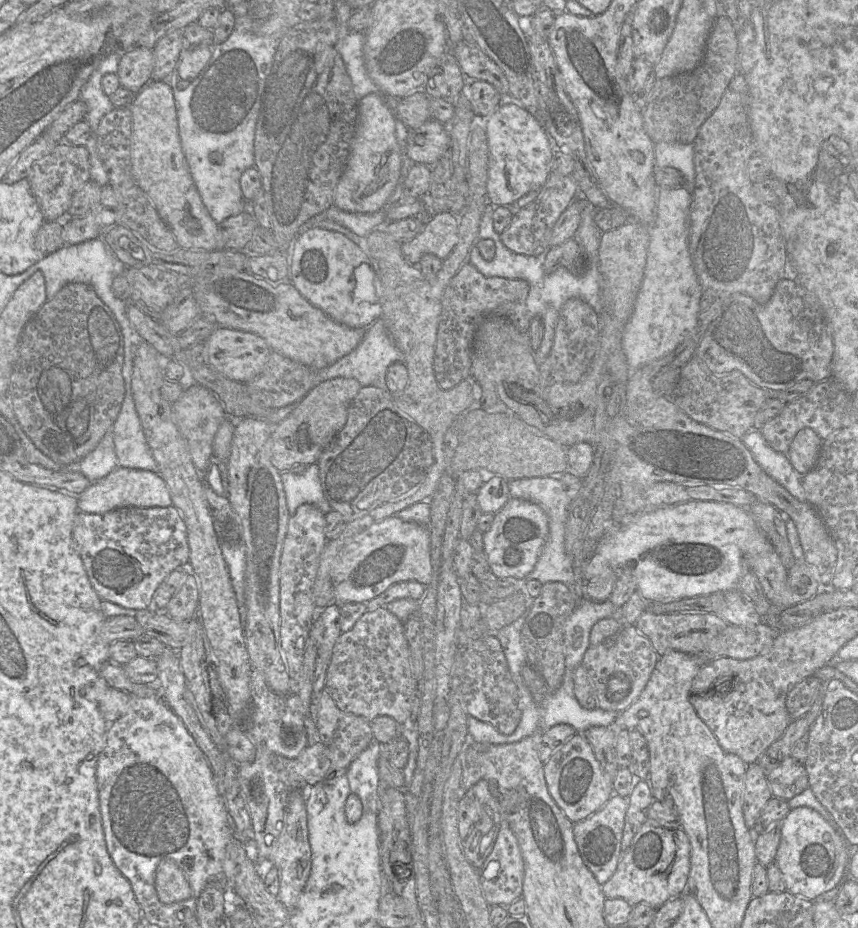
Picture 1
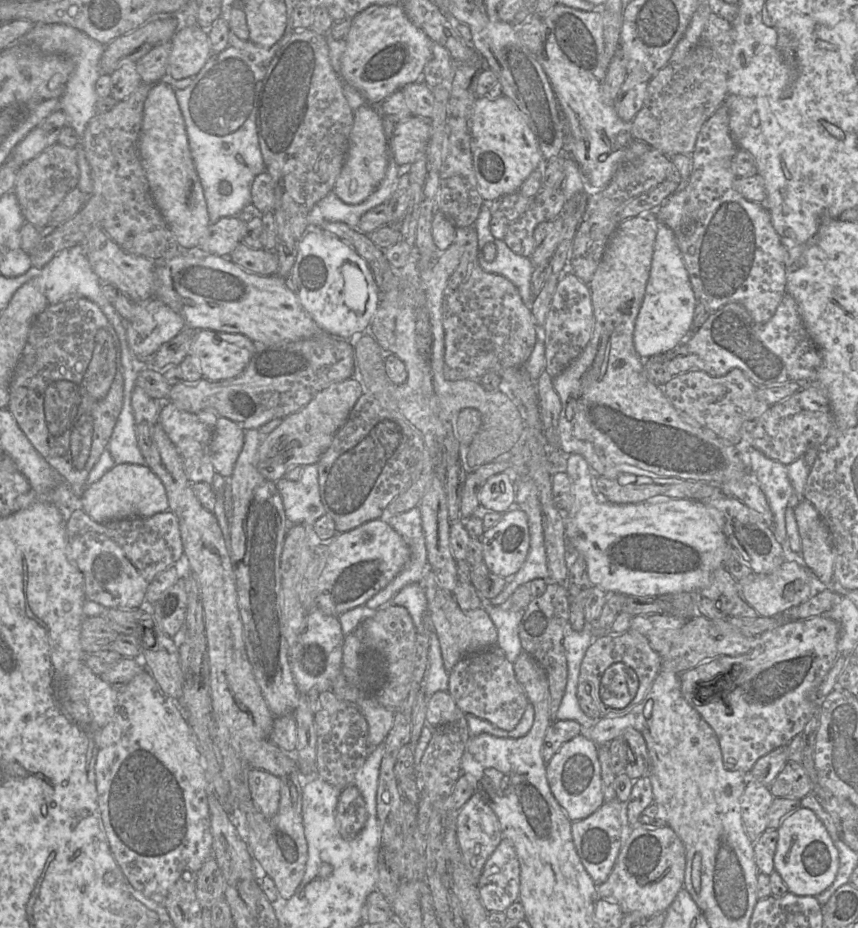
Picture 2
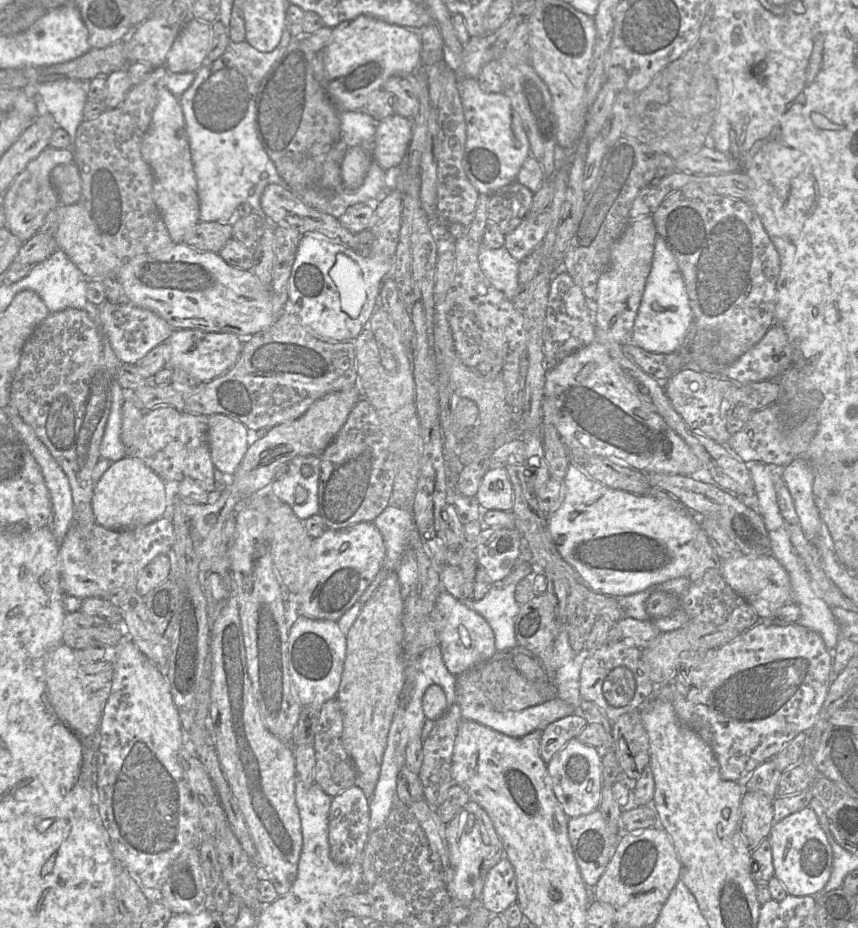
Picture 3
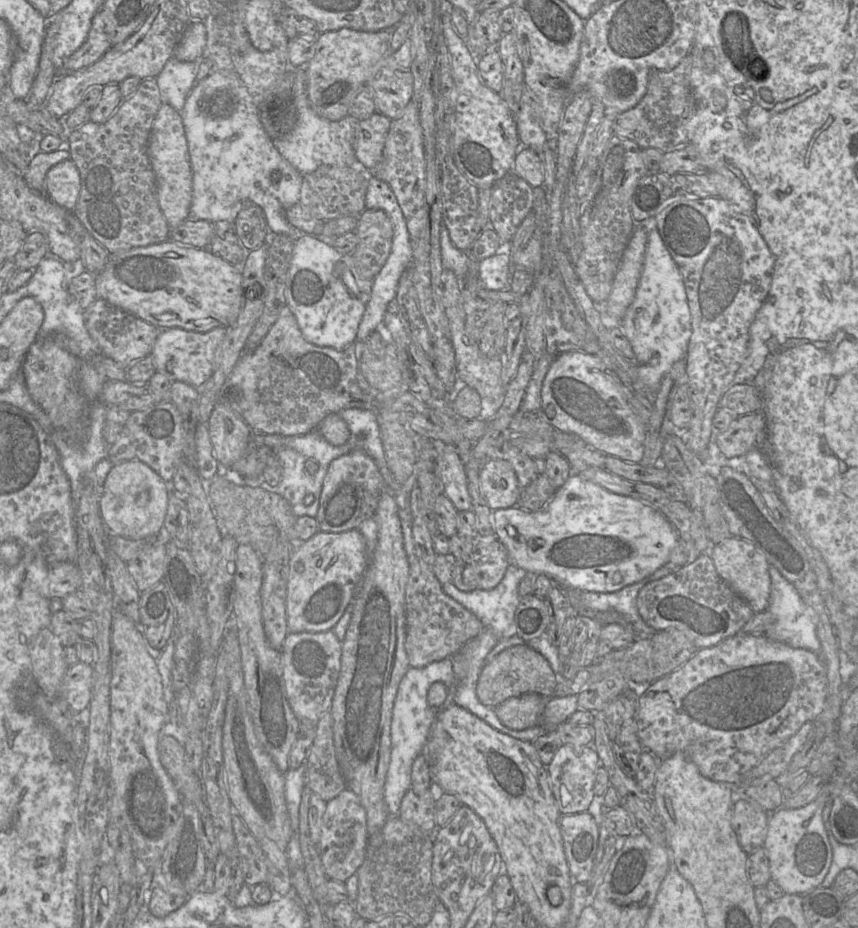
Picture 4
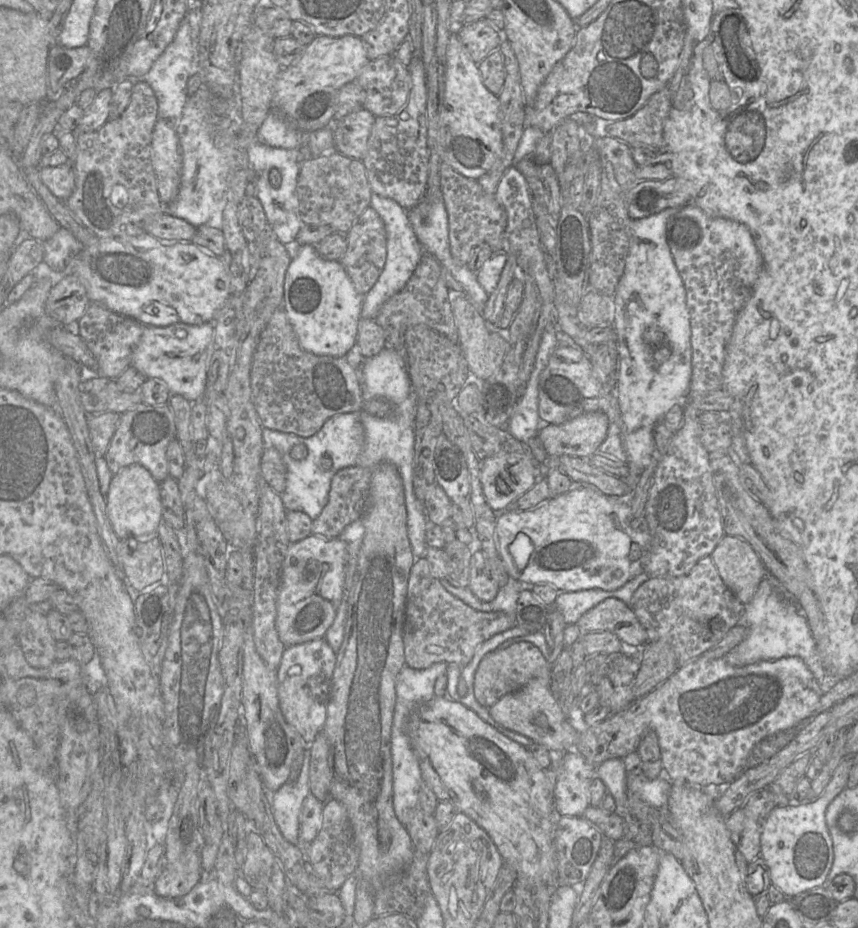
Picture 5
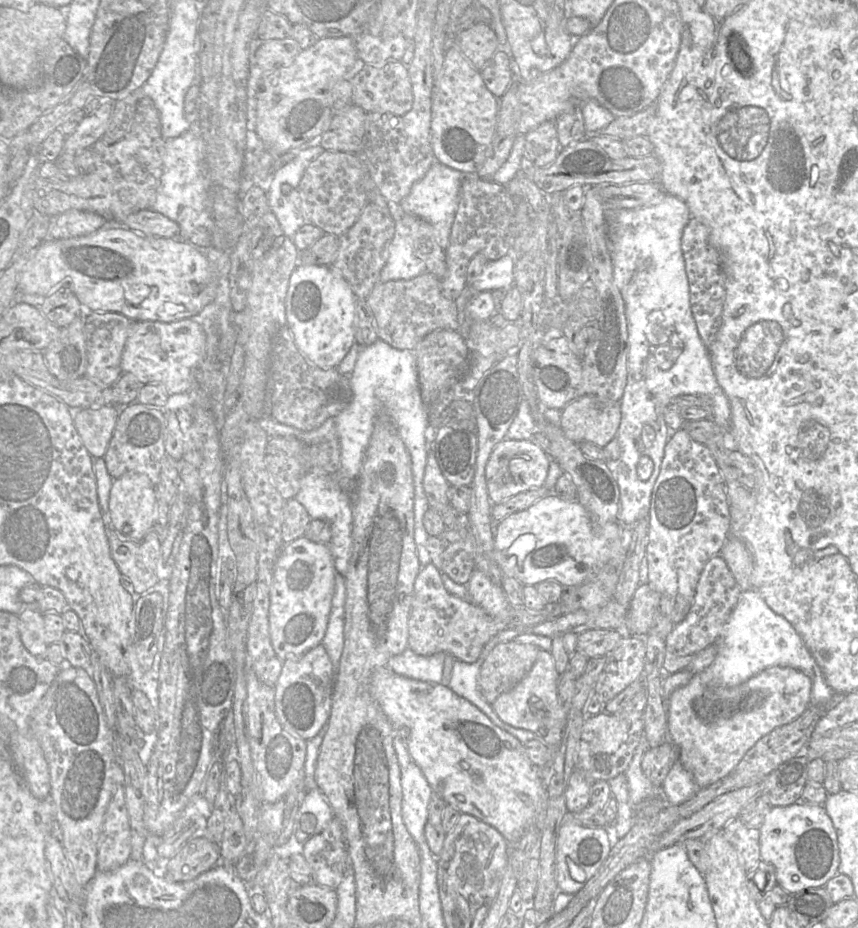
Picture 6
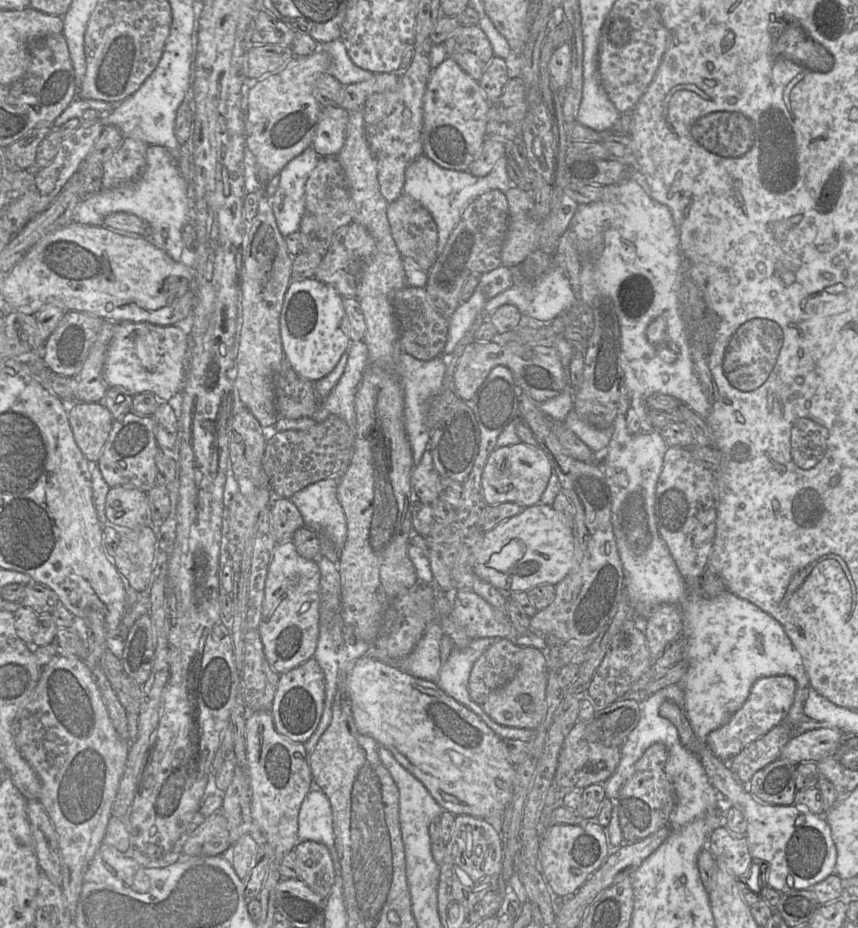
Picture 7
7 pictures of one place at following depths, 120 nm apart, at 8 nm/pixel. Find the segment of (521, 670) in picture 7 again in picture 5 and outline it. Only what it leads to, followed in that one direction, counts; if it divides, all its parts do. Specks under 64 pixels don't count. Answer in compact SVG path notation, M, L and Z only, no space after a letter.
M532 678L522 688L504 695L488 708L491 717L502 727L531 738L545 746L554 755L574 749L580 733L569 722L558 700L550 690L545 679Z

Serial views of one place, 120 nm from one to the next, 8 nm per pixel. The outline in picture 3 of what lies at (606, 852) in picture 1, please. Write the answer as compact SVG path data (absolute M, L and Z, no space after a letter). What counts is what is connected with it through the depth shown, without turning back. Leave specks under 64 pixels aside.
M598 808L589 814L569 818L568 836L583 880L589 888L594 888L616 851L619 837L610 832Z

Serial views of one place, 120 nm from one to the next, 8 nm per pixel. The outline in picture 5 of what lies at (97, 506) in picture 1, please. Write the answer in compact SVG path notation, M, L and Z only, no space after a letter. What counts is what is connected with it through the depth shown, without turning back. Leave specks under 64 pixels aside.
M132 464L114 474L105 503L107 517L119 540L133 538L148 541L156 537L158 525L162 520L159 483L146 468Z

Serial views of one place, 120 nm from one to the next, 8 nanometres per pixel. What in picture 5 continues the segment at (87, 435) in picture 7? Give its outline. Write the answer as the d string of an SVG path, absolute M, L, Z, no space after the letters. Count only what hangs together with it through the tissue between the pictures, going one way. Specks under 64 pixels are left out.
M116 412L87 414L87 425L96 457L103 457L120 420Z

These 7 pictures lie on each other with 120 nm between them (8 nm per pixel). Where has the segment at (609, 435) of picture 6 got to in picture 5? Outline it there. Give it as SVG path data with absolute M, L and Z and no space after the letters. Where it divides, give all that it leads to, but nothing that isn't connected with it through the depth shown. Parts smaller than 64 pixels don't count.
M590 412L559 425L541 422L537 436L549 457L569 455L589 458L605 440L608 426L606 414Z

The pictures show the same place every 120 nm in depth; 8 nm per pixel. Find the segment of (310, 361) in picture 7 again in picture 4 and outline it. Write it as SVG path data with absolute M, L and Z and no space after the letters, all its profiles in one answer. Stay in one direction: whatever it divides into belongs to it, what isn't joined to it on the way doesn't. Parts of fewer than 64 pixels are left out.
M304 235L295 240L286 280L286 306L293 313L307 342L342 350L356 342L373 280L358 274L351 255L338 252L316 236Z

